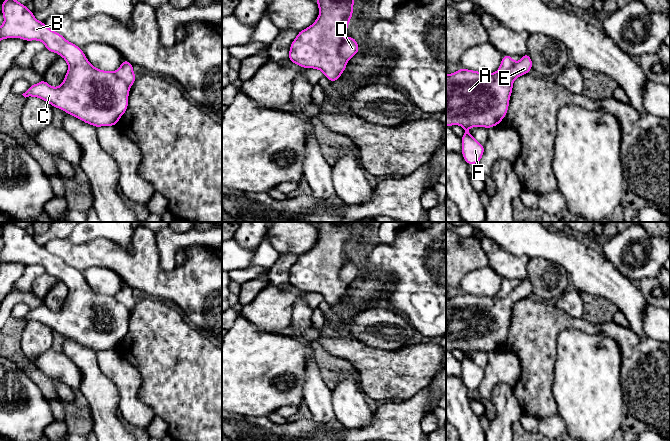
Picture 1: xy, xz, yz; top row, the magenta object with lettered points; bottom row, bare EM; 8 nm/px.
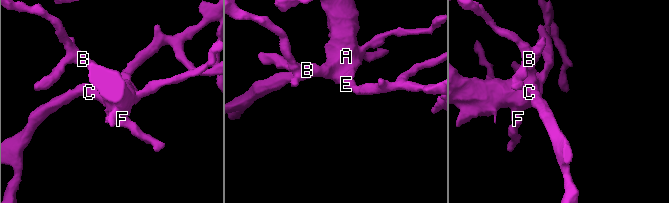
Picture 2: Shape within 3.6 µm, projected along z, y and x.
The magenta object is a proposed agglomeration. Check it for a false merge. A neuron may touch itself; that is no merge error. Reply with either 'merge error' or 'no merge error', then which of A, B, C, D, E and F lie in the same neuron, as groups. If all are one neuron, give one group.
no merge error; A B C D E F

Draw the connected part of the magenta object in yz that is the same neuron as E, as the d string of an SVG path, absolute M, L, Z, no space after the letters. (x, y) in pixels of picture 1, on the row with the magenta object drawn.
M527 53L515 62L509 55L504 55L499 69L495 73L484 73L460 68L455 73L446 74L446 126L460 125L465 133L462 139L462 155L468 165L478 164L484 153L480 144L468 129L471 127L497 126L507 115L513 82L516 78L528 74L533 62Z

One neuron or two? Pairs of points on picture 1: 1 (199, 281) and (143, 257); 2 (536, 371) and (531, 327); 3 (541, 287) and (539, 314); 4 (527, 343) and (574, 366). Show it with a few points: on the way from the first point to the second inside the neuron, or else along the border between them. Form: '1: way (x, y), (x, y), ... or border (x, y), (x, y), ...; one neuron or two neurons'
1: way (185, 281), (166, 281), (156, 271); one neuron
2: way (536, 360), (536, 347), (533, 338); one neuron
3: border (540, 299), (544, 301); two neurons
4: border (559, 334), (552, 380); two neurons

